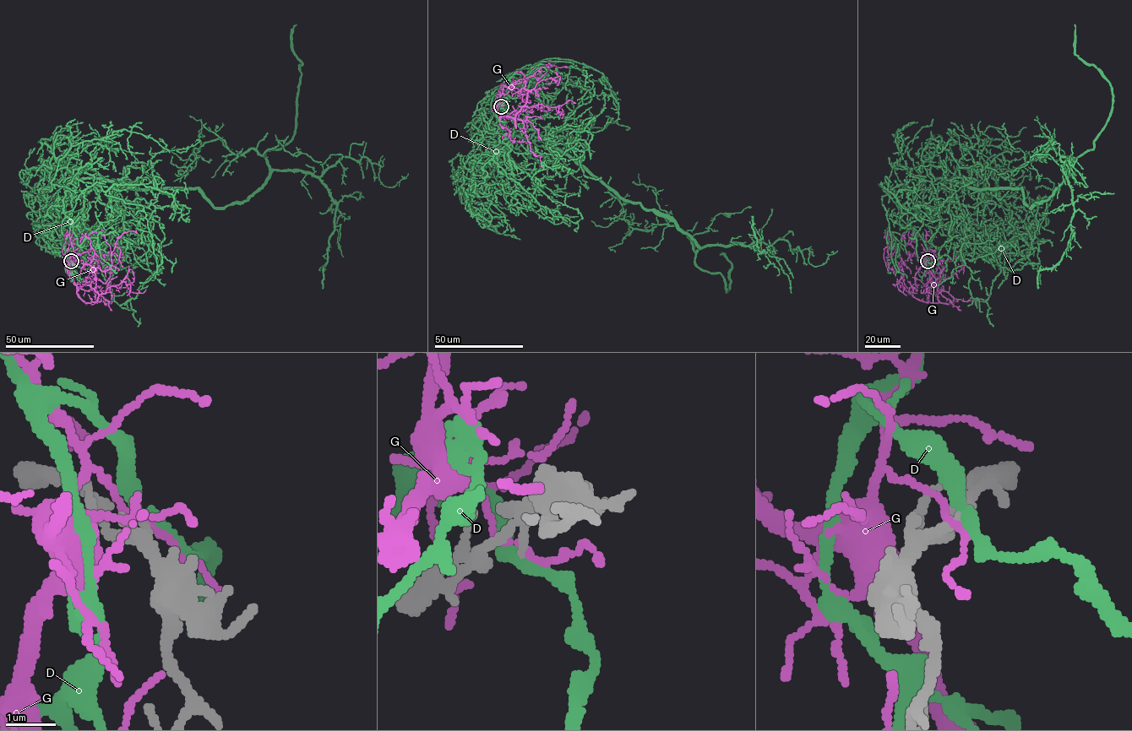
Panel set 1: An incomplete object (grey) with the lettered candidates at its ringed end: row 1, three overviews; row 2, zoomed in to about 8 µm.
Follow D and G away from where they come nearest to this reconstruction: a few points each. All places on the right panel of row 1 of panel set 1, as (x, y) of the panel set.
D: (927, 261), (913, 205), (938, 178), (1020, 188), (1031, 208), (1093, 148), (1112, 92), (1075, 54), (1074, 24)
G: (927, 261), (926, 268), (938, 286), (938, 302), (917, 300), (899, 268), (893, 271), (887, 265), (887, 233)

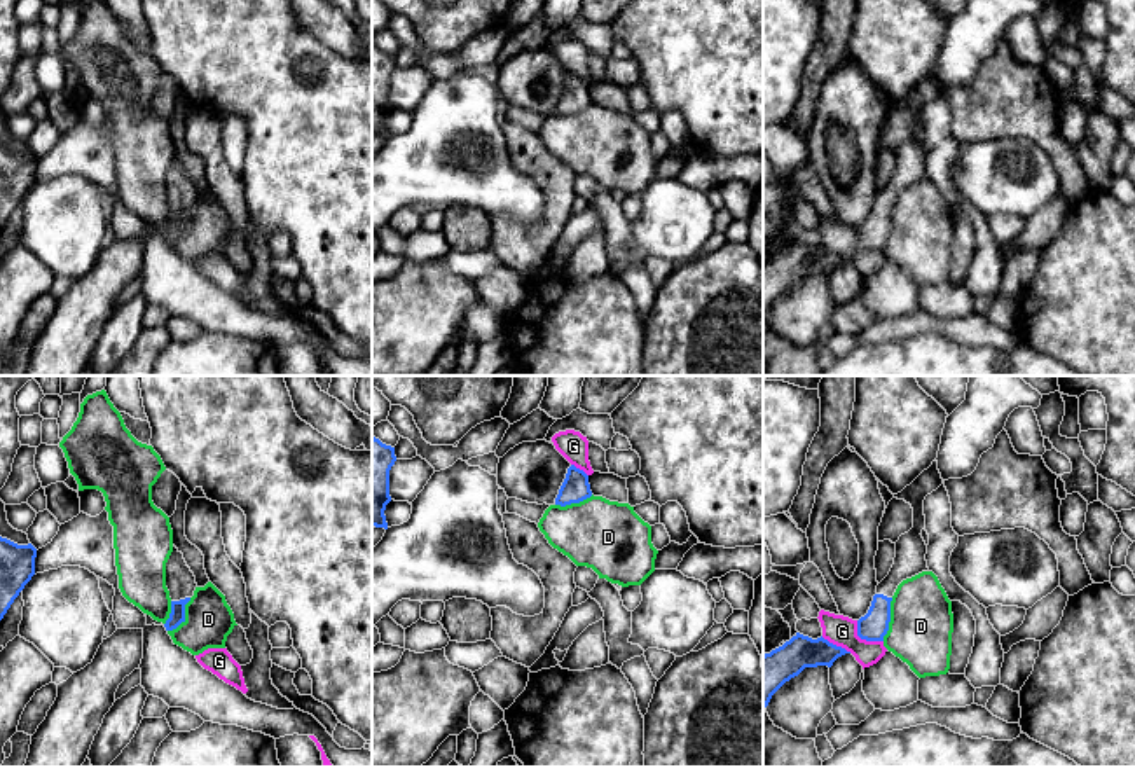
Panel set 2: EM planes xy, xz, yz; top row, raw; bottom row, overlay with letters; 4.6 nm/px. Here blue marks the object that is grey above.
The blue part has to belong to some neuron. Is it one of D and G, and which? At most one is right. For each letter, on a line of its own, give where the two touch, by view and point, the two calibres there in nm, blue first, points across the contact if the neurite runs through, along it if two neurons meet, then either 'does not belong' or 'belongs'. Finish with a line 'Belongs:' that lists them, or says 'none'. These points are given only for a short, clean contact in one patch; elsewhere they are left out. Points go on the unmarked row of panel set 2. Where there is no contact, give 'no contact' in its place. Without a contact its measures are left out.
D: yz (889, 228) | 140/300 nm | along yz (893, 207), (887, 241), (882, 248) | does not belong
G: yz (863, 247) | 140/140 nm | along yz (856, 229), (856, 241), (861, 247), (882, 250) | does not belong
Belongs: none

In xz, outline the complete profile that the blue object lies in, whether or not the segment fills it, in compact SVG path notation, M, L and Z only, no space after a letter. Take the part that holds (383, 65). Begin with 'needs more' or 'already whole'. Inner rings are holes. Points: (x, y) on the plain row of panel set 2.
already whole; M372 44L372 135L388 138L386 114L389 105L389 79L395 73L395 56Z

